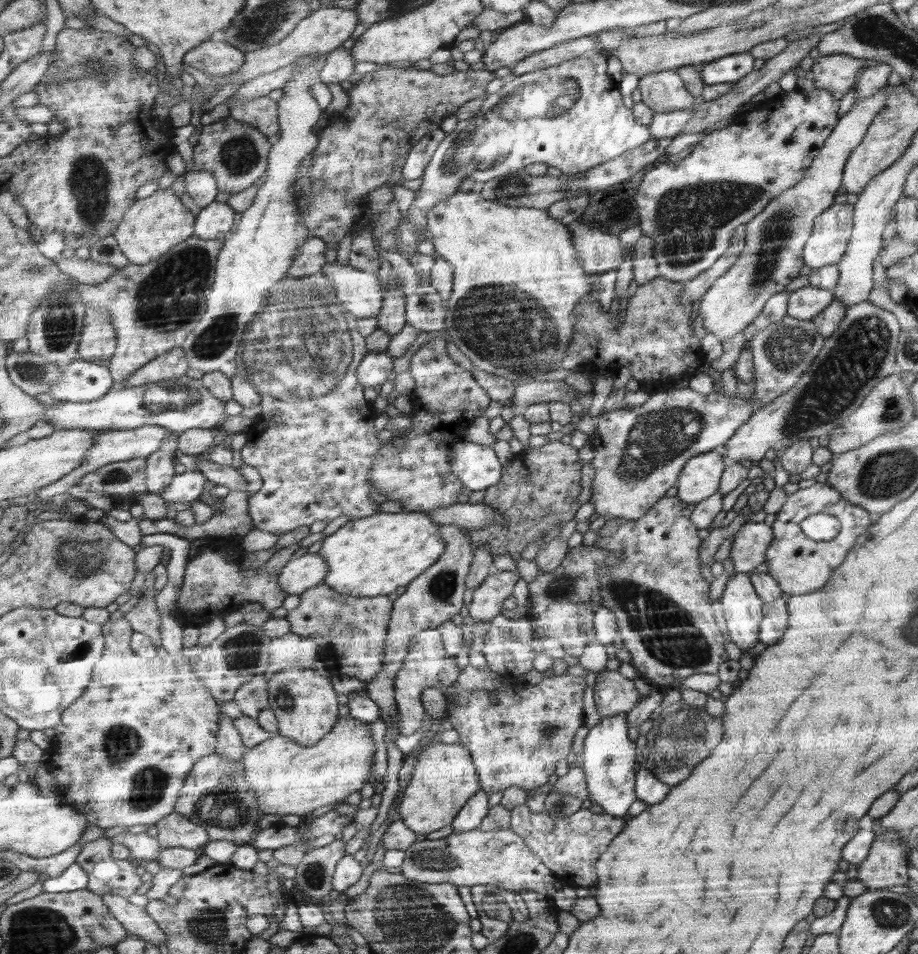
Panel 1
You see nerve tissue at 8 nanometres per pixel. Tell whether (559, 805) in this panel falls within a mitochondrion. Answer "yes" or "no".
yes

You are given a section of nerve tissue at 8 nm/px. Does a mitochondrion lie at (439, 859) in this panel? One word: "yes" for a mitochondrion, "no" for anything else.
yes

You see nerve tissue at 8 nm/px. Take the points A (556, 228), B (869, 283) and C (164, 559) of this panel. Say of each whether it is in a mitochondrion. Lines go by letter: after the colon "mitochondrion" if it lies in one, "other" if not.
A: other
B: other
C: other

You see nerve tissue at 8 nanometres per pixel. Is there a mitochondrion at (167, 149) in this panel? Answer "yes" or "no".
no

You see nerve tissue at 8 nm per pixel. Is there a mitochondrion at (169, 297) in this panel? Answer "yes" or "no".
yes

